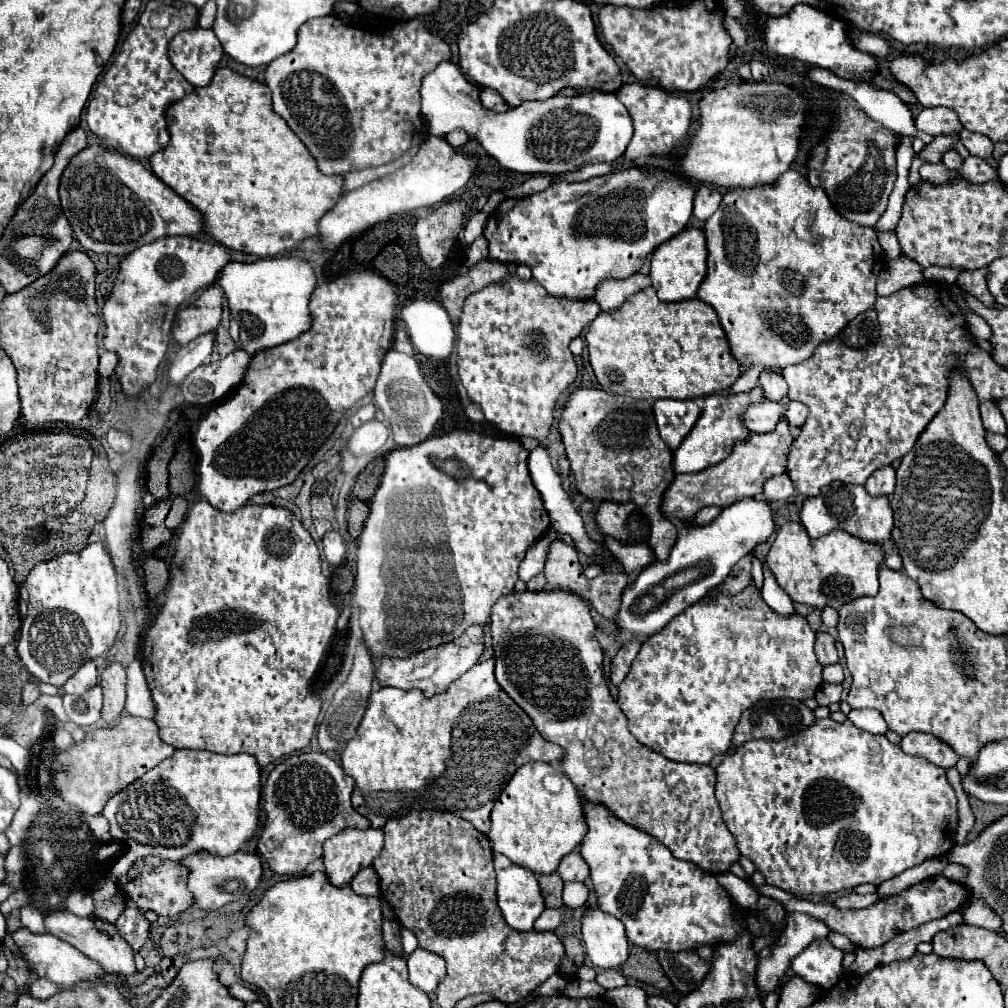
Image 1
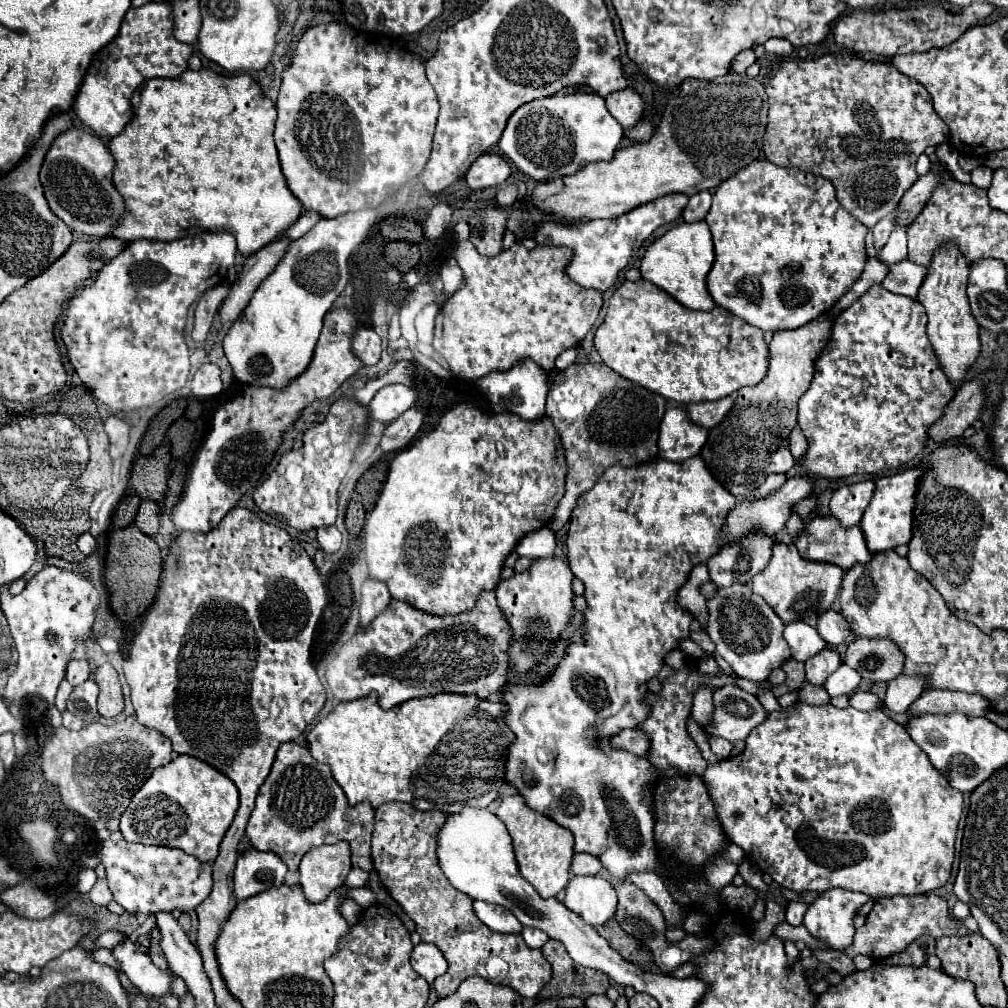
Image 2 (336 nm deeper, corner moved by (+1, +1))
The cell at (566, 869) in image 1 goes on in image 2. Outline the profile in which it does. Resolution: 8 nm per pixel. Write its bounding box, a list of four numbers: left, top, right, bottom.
[571,853,601,875]

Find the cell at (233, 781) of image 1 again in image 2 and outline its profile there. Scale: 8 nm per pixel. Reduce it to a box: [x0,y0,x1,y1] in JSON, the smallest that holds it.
[121,755,239,861]

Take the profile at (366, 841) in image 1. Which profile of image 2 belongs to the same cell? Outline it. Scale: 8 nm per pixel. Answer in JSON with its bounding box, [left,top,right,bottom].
[299,841,351,903]

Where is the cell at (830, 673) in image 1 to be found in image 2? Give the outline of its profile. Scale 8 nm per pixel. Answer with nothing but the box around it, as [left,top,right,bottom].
[845,637,905,682]

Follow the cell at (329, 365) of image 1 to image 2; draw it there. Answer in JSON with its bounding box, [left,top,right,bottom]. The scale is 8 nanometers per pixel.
[171,307,363,533]

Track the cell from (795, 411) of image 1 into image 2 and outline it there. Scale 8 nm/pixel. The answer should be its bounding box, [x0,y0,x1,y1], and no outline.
[789,425,807,461]

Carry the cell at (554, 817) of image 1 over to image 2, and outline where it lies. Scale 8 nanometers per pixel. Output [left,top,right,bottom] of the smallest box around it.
[495,795,573,897]

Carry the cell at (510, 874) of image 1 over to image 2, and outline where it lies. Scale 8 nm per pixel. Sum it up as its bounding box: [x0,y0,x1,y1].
[473,901,523,933]

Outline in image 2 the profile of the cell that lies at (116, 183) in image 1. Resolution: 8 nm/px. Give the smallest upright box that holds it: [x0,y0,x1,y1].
[41,127,125,237]

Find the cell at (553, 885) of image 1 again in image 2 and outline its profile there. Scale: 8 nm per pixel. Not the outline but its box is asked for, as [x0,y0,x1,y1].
[537,939,609,1001]

